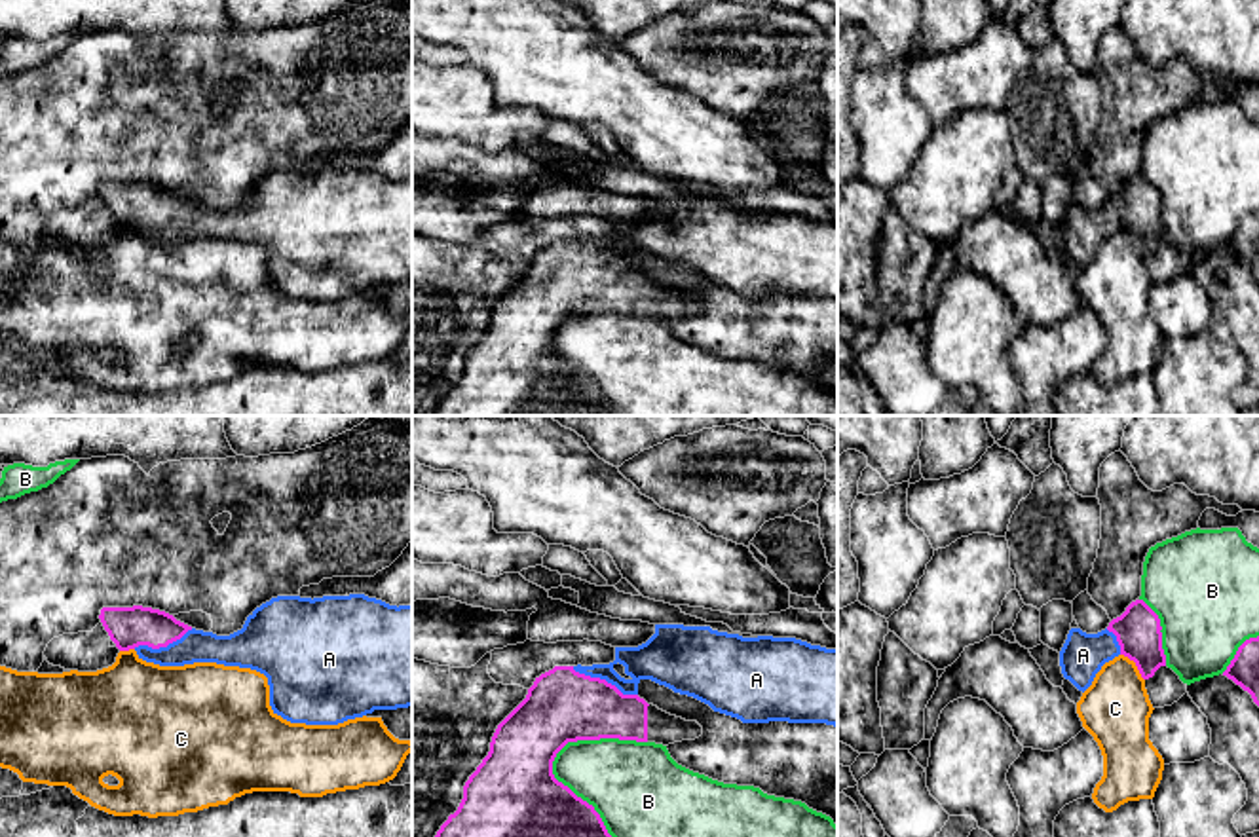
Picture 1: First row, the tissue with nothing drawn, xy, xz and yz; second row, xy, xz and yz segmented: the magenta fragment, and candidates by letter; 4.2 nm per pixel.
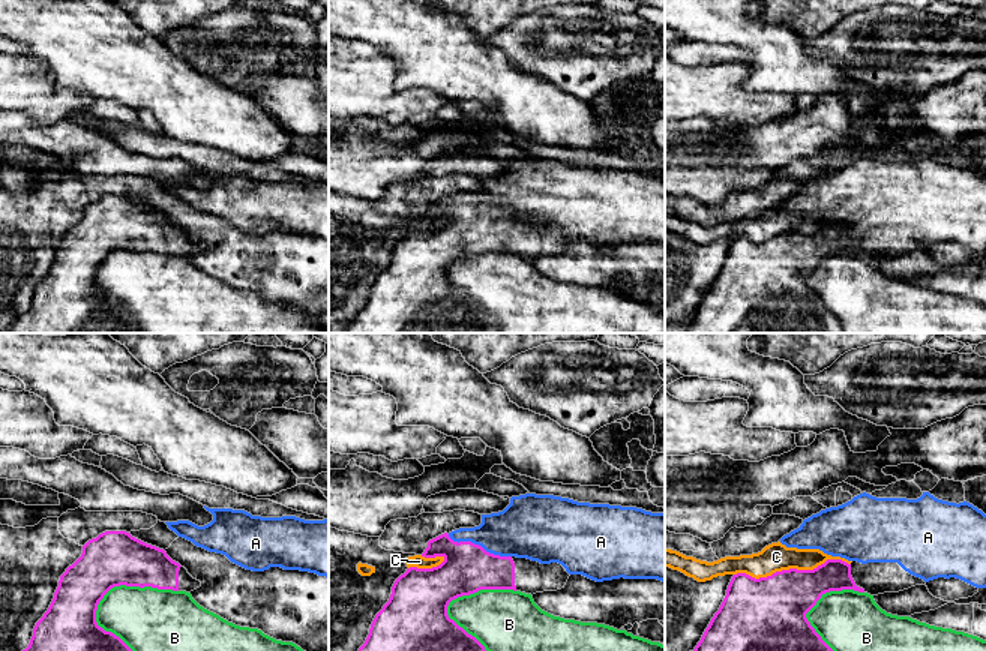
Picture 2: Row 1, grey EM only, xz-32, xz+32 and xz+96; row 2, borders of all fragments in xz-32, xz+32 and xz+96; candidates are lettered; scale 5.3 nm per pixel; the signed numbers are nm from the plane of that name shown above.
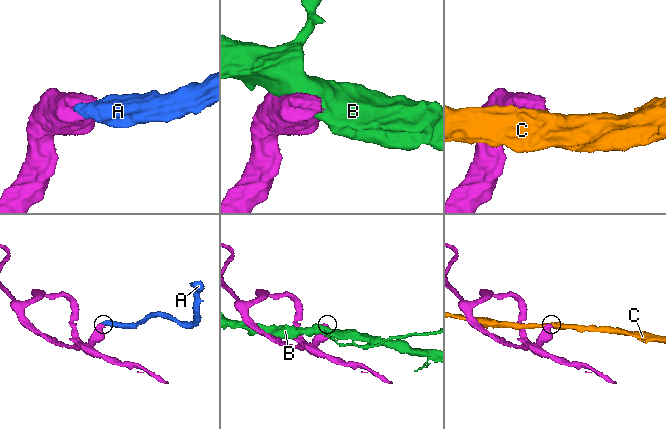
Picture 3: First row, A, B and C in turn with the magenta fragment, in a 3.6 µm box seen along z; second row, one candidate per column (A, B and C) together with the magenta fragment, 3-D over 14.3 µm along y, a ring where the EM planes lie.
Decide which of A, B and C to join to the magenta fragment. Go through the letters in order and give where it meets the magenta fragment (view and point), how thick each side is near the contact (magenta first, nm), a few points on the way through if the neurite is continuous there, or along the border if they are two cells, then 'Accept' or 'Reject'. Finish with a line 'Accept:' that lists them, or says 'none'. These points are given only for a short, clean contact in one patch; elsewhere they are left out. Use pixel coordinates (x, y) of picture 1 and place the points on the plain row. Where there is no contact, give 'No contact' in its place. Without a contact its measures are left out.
A: Touches magenta at xz (604, 255). Thickness 300 nm (magenta) against 190 nm. Path across: xz (563, 279), (582, 278), (604, 255), (629, 259), (659, 234). Accept
B: Touches magenta at xz (570, 365). Thickness 500 nm (magenta) against 360 nm. Reject
C: Touches magenta at yz (1136, 240). Thickness 190 nm (magenta) against 300 nm. Reject
Accept: A

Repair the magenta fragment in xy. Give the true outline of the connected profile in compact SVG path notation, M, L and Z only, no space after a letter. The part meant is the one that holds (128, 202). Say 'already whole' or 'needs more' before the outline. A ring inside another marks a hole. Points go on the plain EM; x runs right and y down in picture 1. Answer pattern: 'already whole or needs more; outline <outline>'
needs more; outline M365 169L277 171L256 182L230 211L196 205L142 180L103 182L99 194L120 226L135 224L146 237L216 237L264 249L273 288L291 298L338 300L374 285L412 281L412 178L397 182Z

